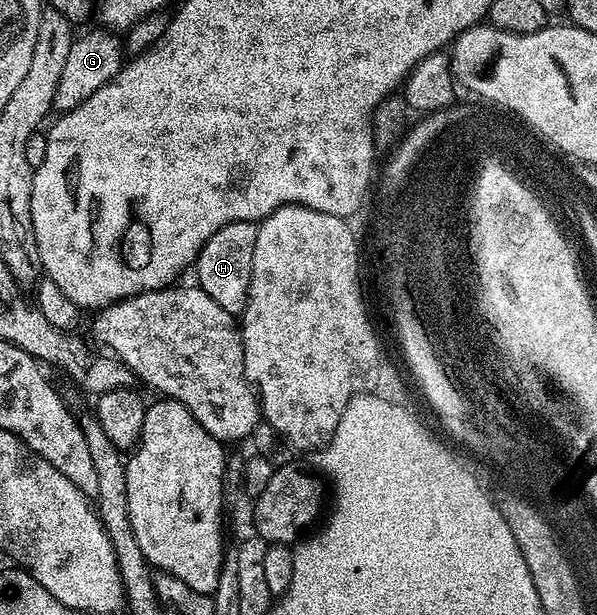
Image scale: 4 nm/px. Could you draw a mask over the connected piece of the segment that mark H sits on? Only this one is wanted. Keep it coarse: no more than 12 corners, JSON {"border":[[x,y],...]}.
{"border":[[230,222],[196,256],[195,283],[243,313],[257,225]]}

